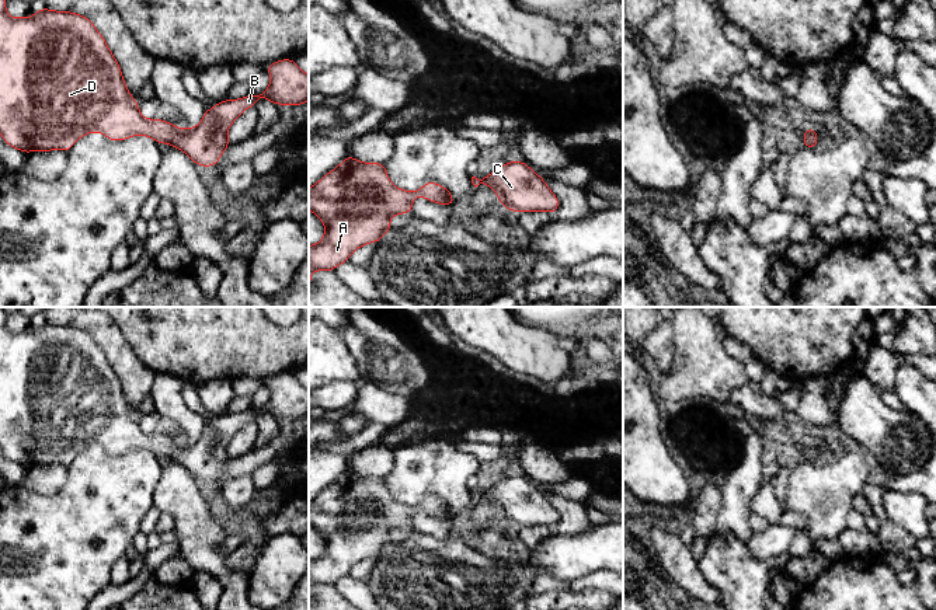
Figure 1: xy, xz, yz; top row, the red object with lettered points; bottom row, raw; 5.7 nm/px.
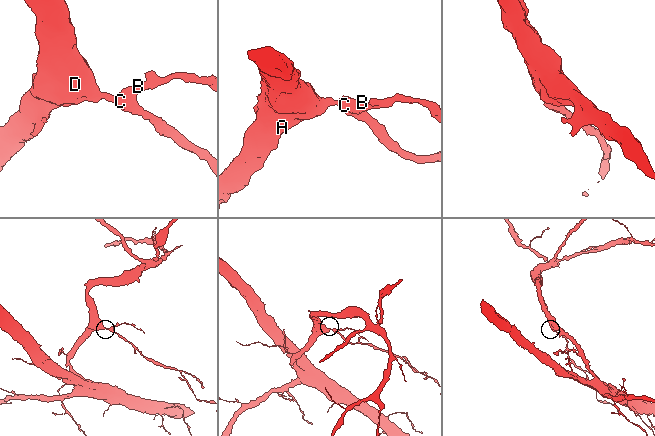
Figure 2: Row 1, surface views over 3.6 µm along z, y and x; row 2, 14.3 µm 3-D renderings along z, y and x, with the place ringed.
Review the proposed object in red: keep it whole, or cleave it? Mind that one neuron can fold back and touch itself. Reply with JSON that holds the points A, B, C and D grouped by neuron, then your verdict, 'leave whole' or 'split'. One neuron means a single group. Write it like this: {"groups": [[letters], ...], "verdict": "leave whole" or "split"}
{"groups": [["A", "B", "C", "D"]], "verdict": "leave whole"}

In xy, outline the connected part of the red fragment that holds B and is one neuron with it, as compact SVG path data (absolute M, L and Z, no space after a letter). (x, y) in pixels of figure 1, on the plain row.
M0 307L0 447L6 459L27 468L36 464L69 466L90 446L101 446L112 456L143 449L182 464L198 481L213 481L230 460L227 445L232 438L260 412L276 421L297 421L309 415L309 388L297 381L295 373L282 373L267 380L271 398L262 408L219 415L205 425L195 442L181 443L163 433L145 433L126 402L116 373L87 331L39 321L32 331L14 332L6 327L6 317Z

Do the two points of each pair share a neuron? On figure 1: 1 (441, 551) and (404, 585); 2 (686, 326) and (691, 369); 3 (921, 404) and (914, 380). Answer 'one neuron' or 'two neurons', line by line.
1: one neuron
2: one neuron
3: one neuron

